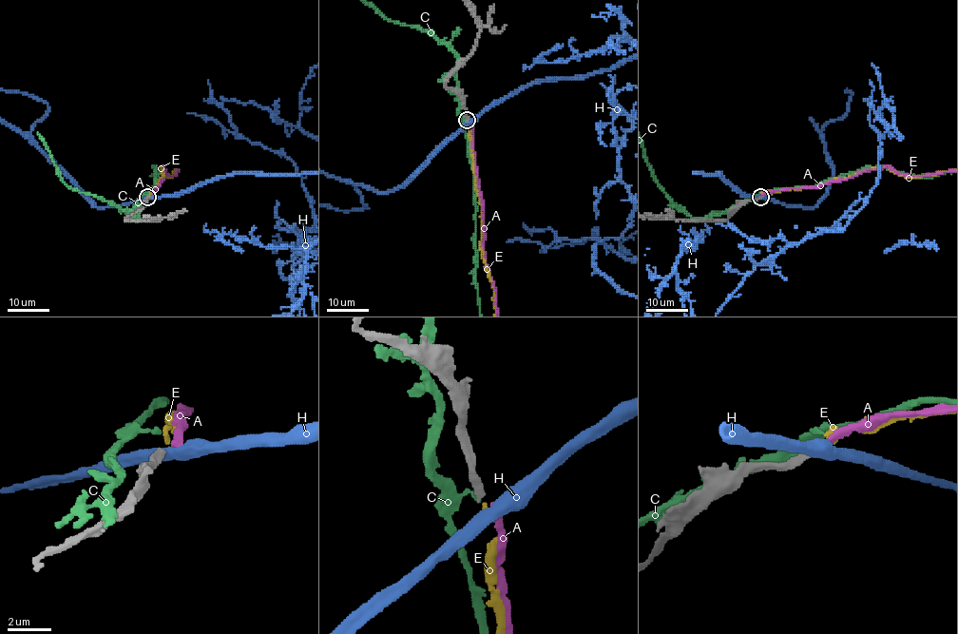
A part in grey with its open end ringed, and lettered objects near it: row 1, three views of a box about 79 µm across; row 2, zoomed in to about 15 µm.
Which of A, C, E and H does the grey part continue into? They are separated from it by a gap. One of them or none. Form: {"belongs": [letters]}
{"belongs": ["E"]}

